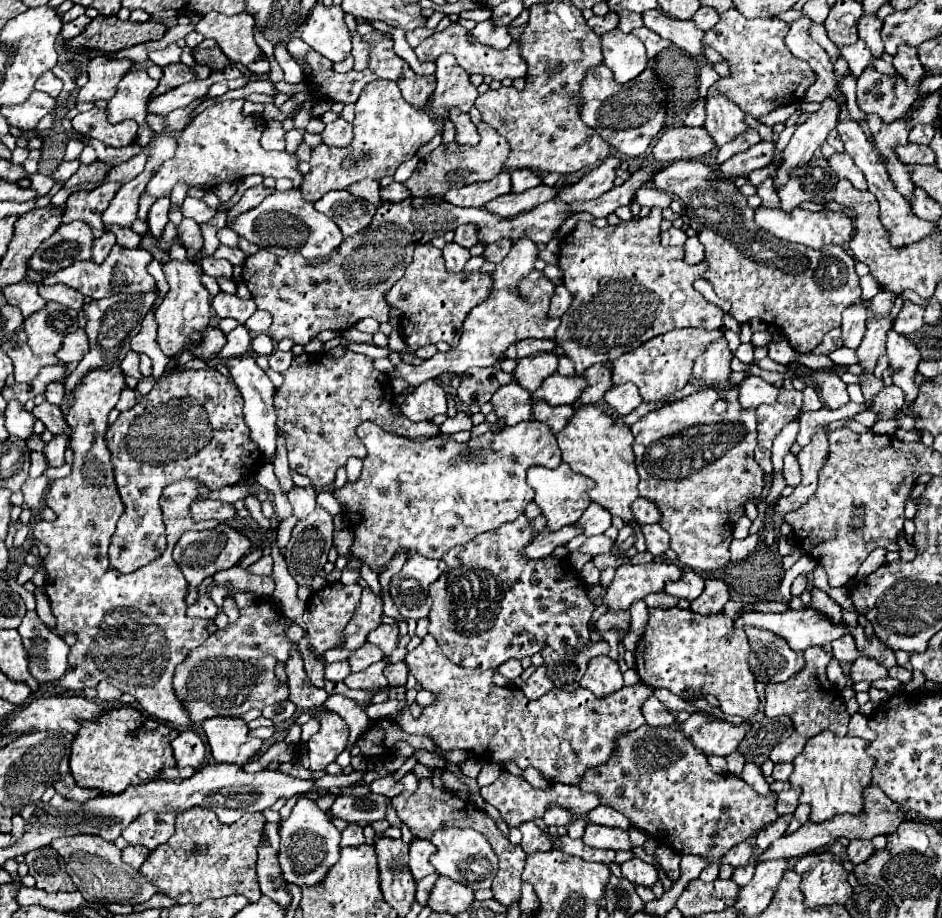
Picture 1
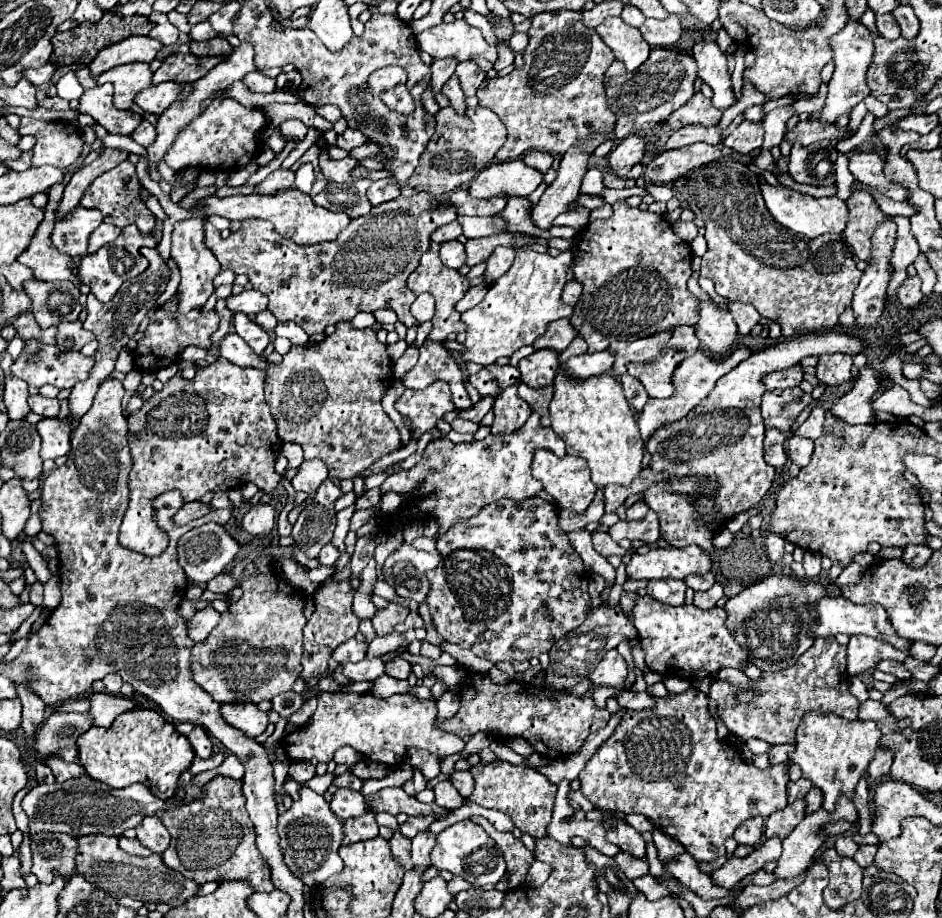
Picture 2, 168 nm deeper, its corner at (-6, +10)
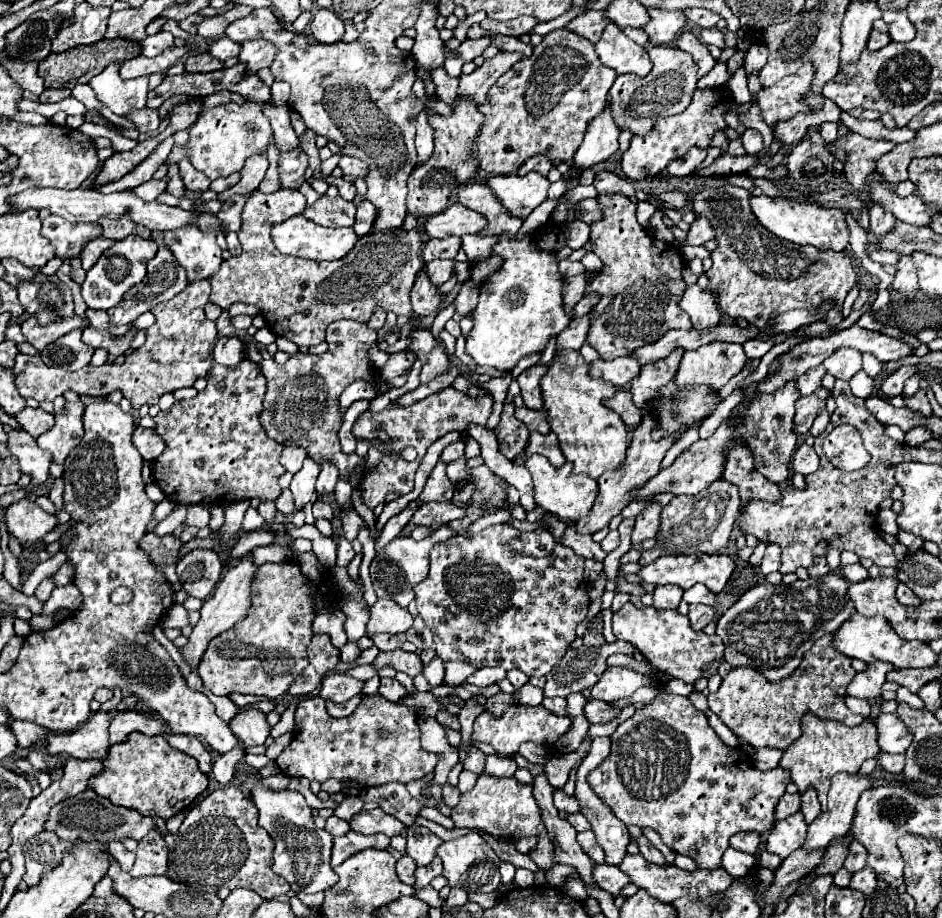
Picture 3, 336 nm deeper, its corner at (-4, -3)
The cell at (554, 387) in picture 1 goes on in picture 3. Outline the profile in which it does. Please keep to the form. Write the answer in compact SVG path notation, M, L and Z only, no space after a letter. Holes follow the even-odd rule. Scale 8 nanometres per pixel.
M626 356L622 360L596 360L596 362L592 362L590 376L604 378L604 380L612 382L616 388L624 388L630 384L630 380L634 380L634 376L638 376L638 372L640 372L638 358Z

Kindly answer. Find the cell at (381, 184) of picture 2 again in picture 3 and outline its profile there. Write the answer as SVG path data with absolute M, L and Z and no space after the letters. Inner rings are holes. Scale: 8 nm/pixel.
M362 200L358 206L356 206L356 222L352 226L352 230L358 234L358 236L364 236L372 230L374 226L374 218L376 218L376 206L368 200Z

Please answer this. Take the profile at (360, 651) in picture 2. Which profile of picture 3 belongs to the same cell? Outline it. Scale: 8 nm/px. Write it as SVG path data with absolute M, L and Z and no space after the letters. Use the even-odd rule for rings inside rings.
M346 642L346 646L340 650L340 660L342 662L354 662L360 656L360 648L356 642Z

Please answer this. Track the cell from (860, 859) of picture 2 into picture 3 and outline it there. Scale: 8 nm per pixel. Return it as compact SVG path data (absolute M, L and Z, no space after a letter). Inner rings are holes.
M862 868L860 872L856 872L852 876L852 884L850 888L852 890L858 890L858 892L864 892L864 896L870 896L874 890L876 890L876 874L870 870L870 868Z

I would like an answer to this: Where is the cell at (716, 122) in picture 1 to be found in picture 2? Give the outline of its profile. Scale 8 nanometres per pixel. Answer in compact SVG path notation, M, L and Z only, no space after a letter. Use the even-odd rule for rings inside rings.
M696 43L692 55L698 63L698 77L714 91L712 105L718 109L730 109L736 105L736 97L726 67L726 55L716 43Z

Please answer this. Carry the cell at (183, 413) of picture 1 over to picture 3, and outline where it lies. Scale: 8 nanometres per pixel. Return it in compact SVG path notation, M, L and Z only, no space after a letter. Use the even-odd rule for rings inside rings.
M246 348L242 354L244 360L238 368L214 364L208 386L194 400L176 402L168 414L160 412L154 418L166 450L154 460L152 476L174 504L180 504L184 498L184 506L198 502L204 506L226 506L238 500L276 500L280 496L278 478L286 472L278 462L282 446L266 436L258 420L266 380L260 364L248 360Z

